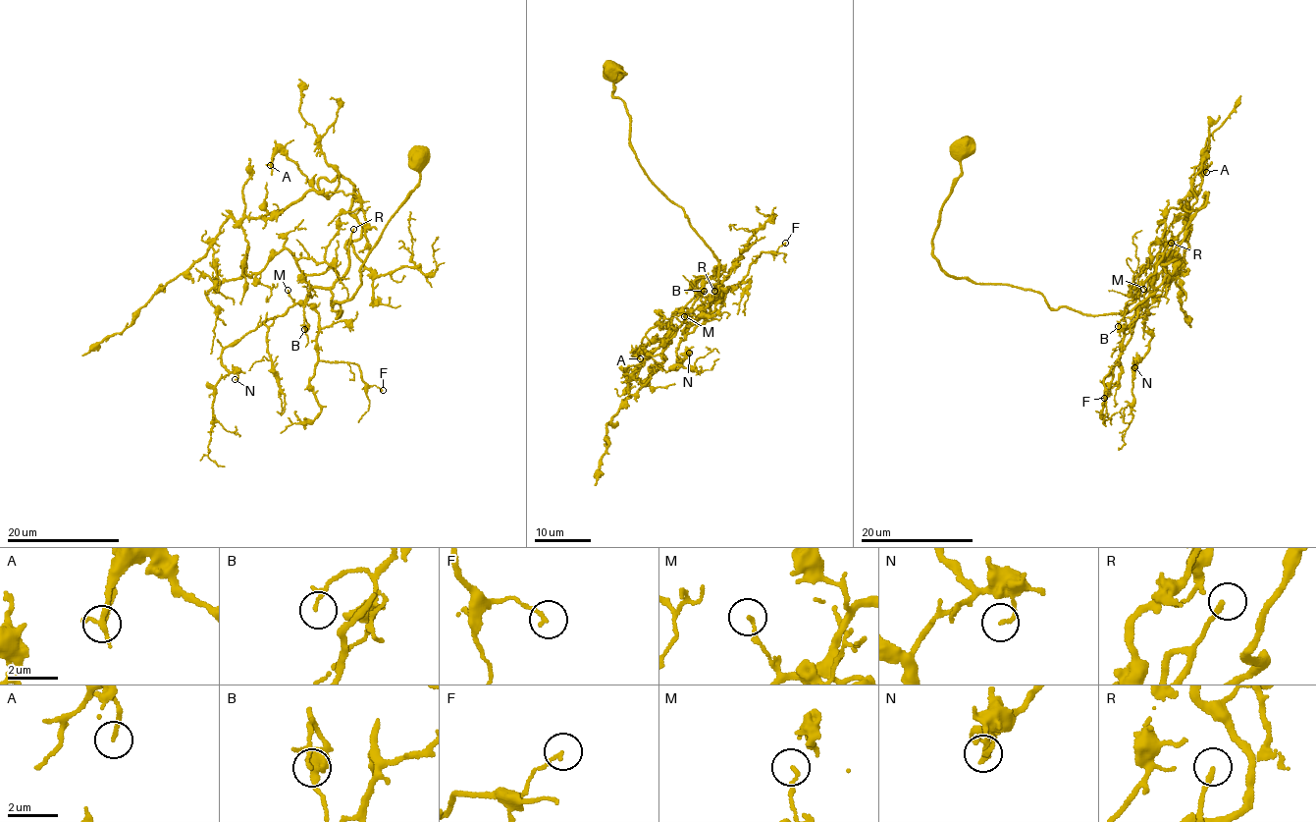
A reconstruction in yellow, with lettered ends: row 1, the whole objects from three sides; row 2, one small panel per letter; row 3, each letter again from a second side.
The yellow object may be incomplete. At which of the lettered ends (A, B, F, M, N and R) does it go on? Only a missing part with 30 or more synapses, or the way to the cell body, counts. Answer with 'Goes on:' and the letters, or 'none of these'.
Goes on: R

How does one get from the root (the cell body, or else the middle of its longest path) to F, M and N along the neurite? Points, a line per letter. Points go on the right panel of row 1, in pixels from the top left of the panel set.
F: (964, 149), (932, 239), (948, 274), (1092, 315), (1151, 292), (1104, 398)
M: (964, 149), (932, 239), (948, 274), (1092, 315), (1130, 312), (1143, 289)
N: (964, 149), (932, 256), (1055, 309), (1130, 312), (1151, 292), (1134, 367)

